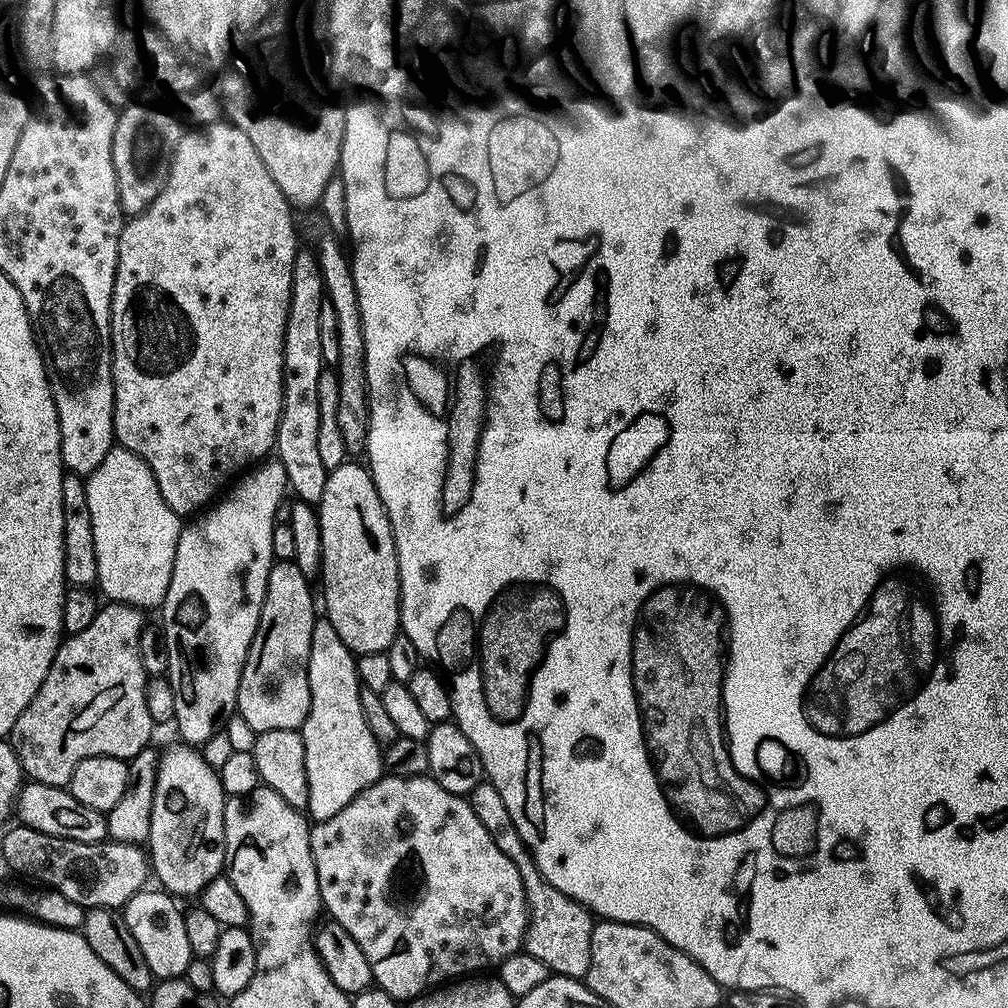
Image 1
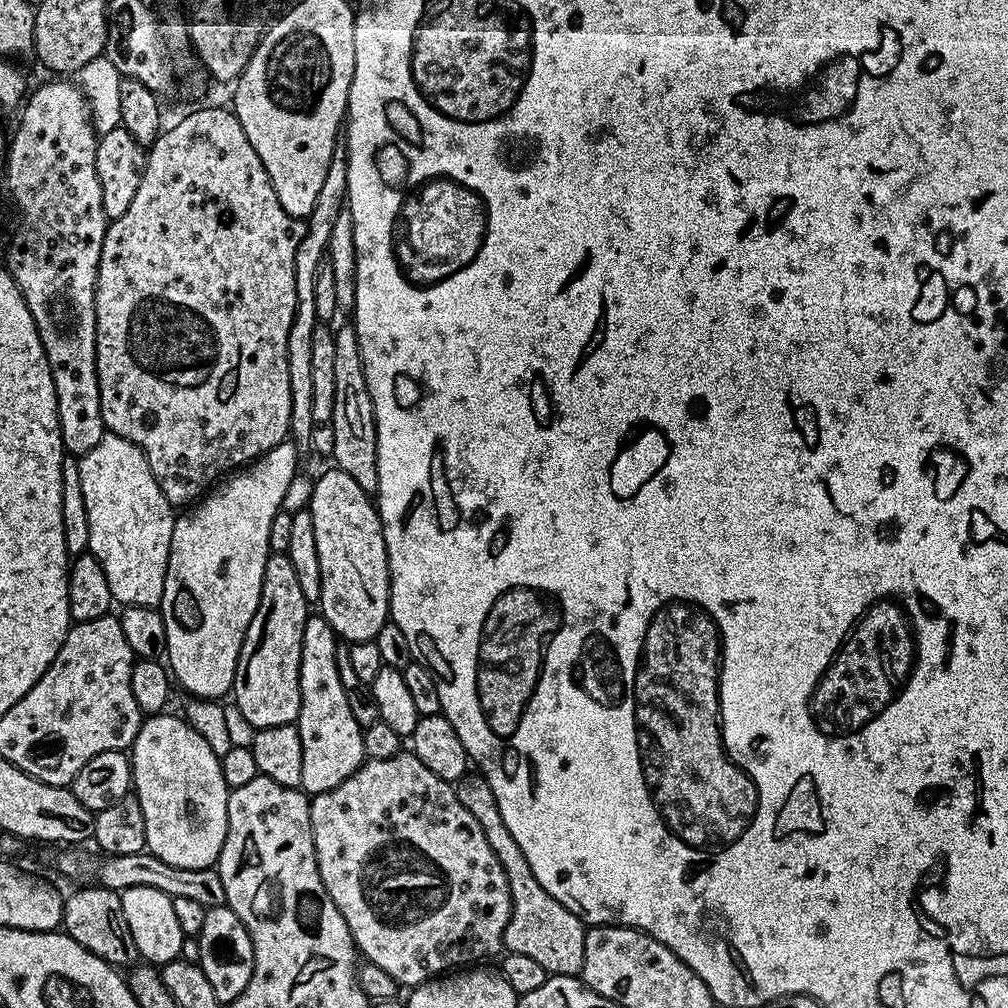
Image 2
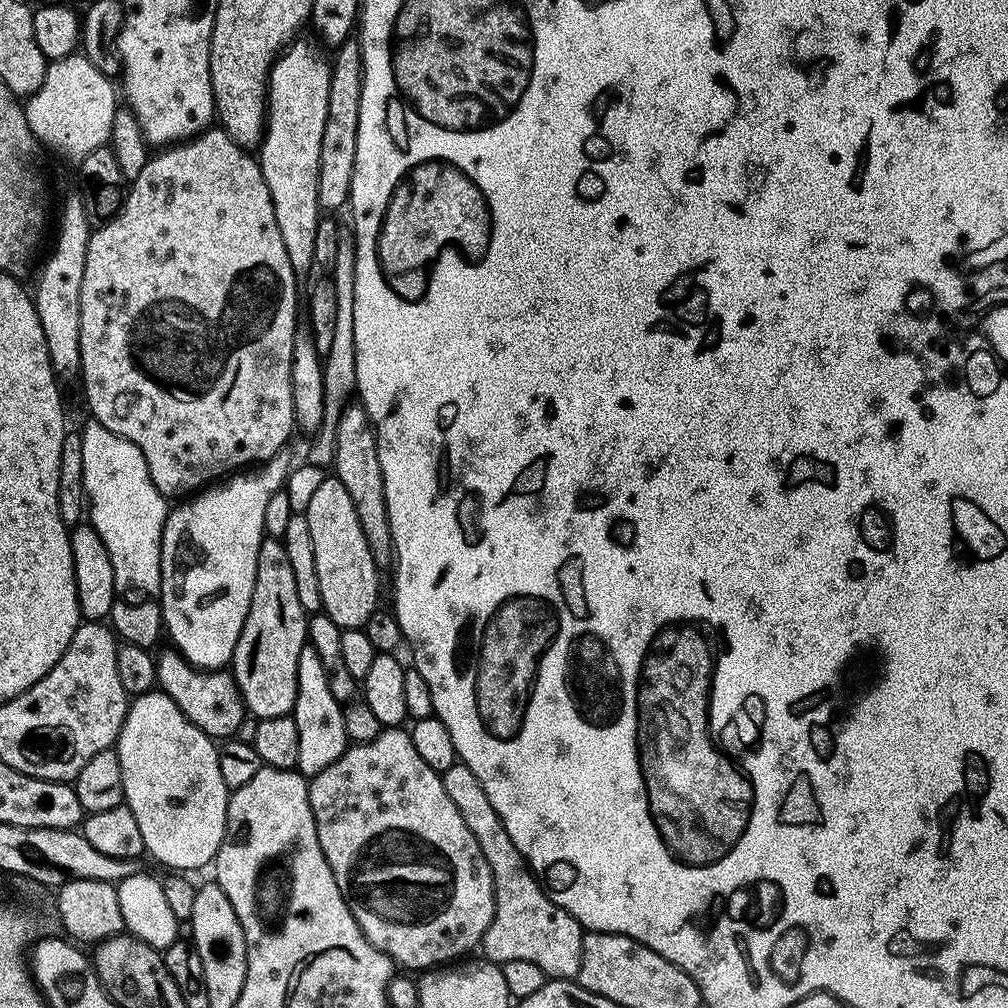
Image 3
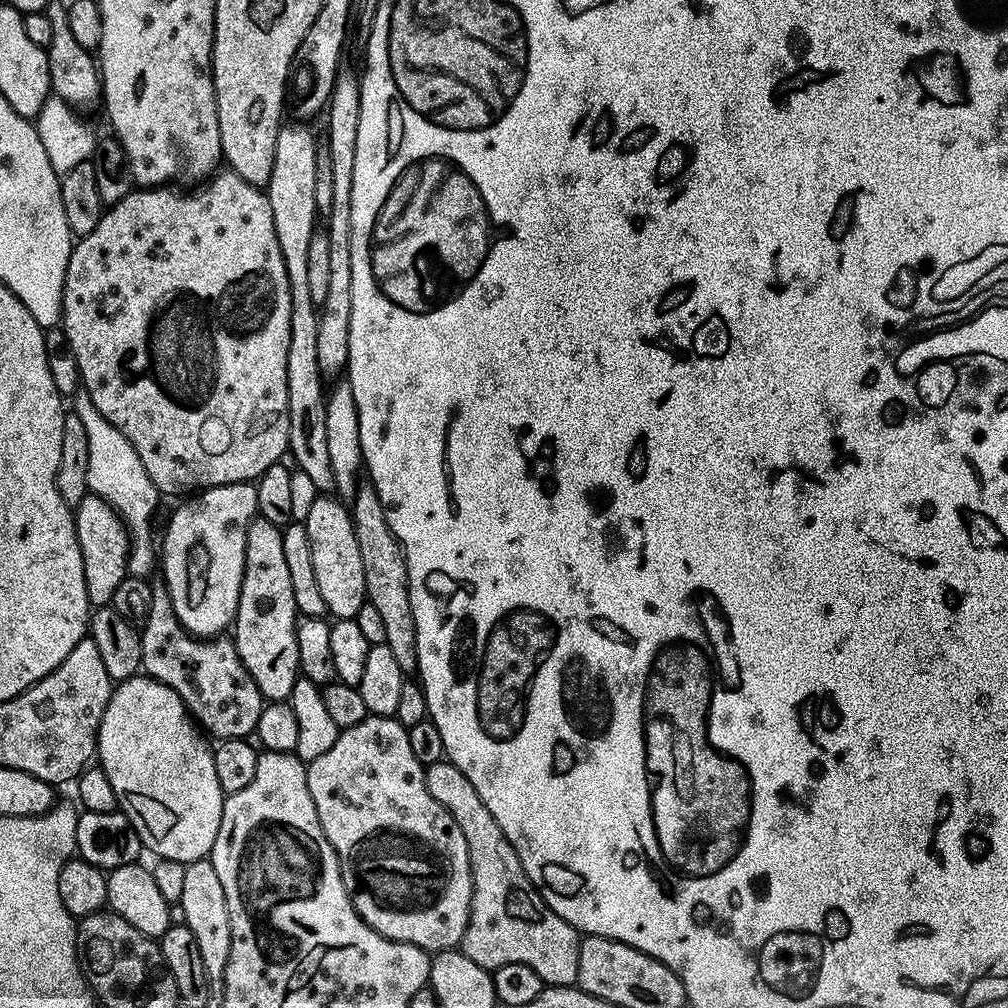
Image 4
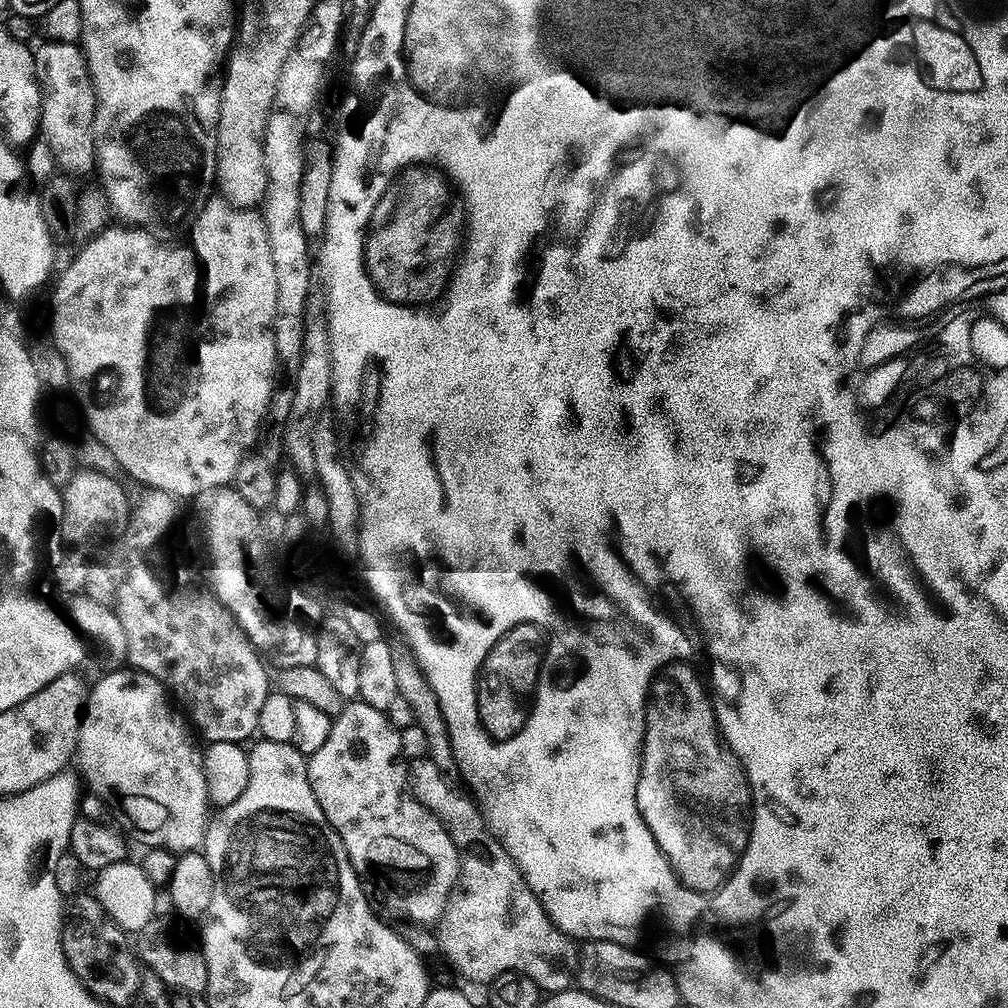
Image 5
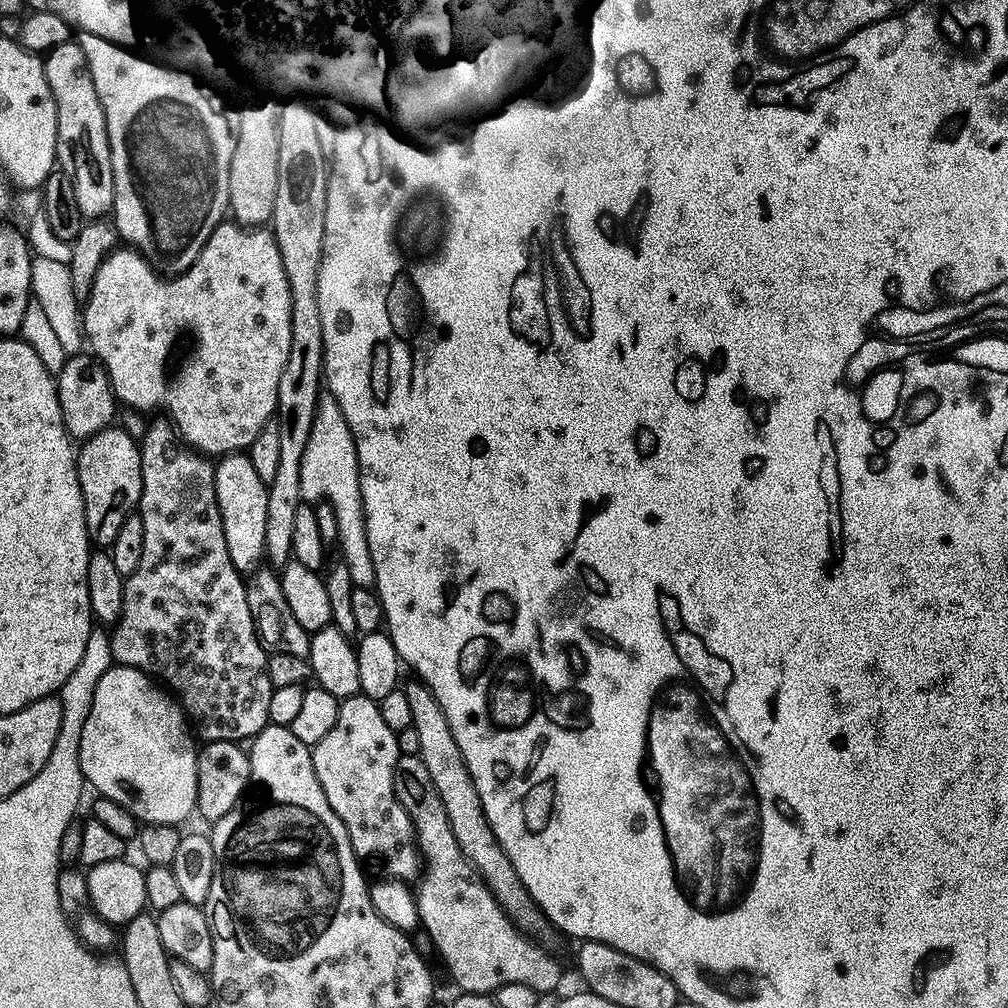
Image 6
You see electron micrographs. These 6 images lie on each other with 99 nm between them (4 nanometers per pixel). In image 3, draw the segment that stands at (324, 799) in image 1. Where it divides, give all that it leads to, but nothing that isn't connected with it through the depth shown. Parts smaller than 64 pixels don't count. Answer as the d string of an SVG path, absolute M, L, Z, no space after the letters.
M305 646L298 658L298 690L291 716L298 726L298 762L296 768L301 776L316 776L330 762L338 762L338 758L348 749L349 738L346 734L344 708L335 700L330 690L328 671L323 666L319 654L311 646Z

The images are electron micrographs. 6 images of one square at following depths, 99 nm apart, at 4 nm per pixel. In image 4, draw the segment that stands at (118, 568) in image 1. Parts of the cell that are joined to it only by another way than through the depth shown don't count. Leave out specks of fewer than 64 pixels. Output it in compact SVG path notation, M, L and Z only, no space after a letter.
M77 387L70 408L82 418L82 427L86 429L86 439L90 442L90 462L86 466L89 493L98 500L105 500L124 521L124 527L130 533L128 571L133 576L147 577L152 568L152 515L162 494L154 486L150 474L146 474L146 466L142 466L135 446L122 430L118 430L118 426L110 426L110 422L102 418L84 387Z

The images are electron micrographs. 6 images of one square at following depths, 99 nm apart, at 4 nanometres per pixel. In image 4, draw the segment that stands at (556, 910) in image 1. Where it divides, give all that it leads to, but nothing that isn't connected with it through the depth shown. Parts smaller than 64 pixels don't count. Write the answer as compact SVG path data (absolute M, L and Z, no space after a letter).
M445 758L425 767L426 788L437 802L442 802L446 810L462 826L466 834L466 846L470 850L472 863L472 910L468 928L464 931L462 950L478 966L495 970L510 966L510 962L522 962L538 970L548 986L572 986L578 978L578 950L581 933L570 926L540 897L539 890L530 882L514 846L502 834L502 826L494 822L494 814L482 802L478 790Z

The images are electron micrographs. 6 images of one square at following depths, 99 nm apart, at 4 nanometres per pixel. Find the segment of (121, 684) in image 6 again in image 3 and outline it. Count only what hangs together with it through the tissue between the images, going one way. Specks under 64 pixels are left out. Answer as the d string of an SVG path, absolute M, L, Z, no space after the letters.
M151 690L144 694L137 695L128 707L127 716L123 722L119 738L114 746L119 758L119 766L122 769L122 786L124 787L124 798L128 809L134 814L138 821L138 830L142 830L142 842L147 855L153 856L160 864L165 864L168 870L188 870L184 868L200 868L203 864L211 865L216 859L216 851L220 848L220 843L226 830L226 814L228 813L228 798L230 789L222 782L222 772L219 769L218 758L219 747L217 743L208 736L200 727L194 726L188 718L178 709L177 704L165 692Z

